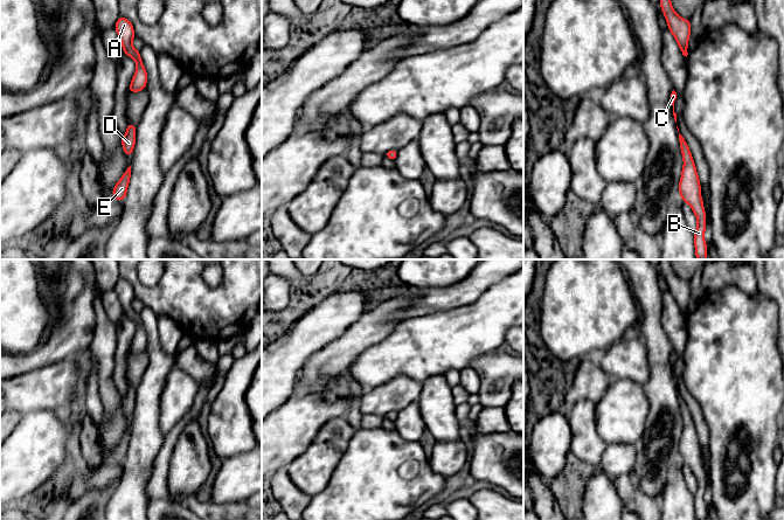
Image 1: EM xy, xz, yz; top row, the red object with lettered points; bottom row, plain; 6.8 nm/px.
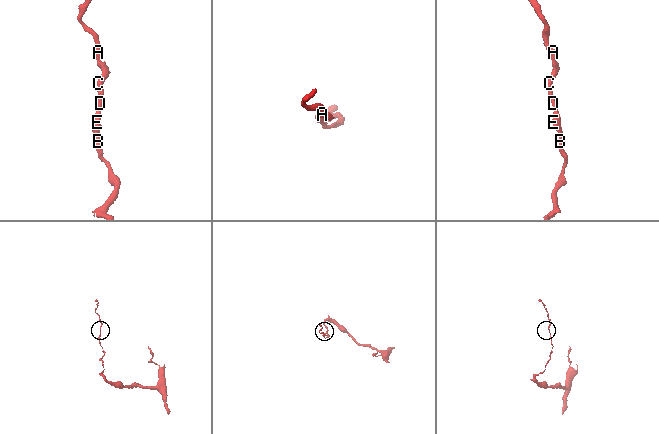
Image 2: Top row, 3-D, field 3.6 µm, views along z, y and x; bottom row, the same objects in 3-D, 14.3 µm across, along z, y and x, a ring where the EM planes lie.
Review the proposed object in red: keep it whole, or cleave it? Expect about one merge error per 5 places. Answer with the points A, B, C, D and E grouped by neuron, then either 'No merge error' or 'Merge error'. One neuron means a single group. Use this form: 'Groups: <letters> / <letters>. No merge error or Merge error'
Groups: A B C D E. No merge error

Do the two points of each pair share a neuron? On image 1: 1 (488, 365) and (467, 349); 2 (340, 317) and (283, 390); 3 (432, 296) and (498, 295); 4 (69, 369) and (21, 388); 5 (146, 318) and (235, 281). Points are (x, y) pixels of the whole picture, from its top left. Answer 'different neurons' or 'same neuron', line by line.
1: different neurons
2: same neuron
3: different neurons
4: same neuron
5: different neurons

